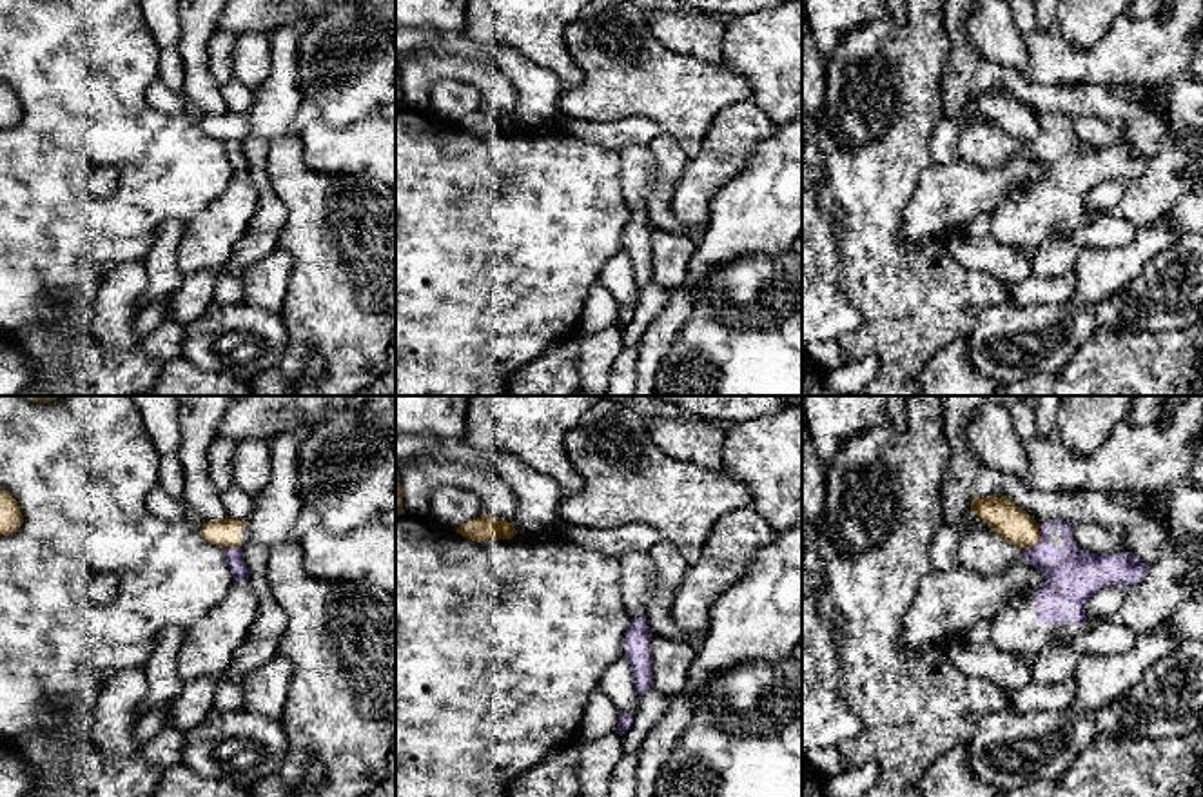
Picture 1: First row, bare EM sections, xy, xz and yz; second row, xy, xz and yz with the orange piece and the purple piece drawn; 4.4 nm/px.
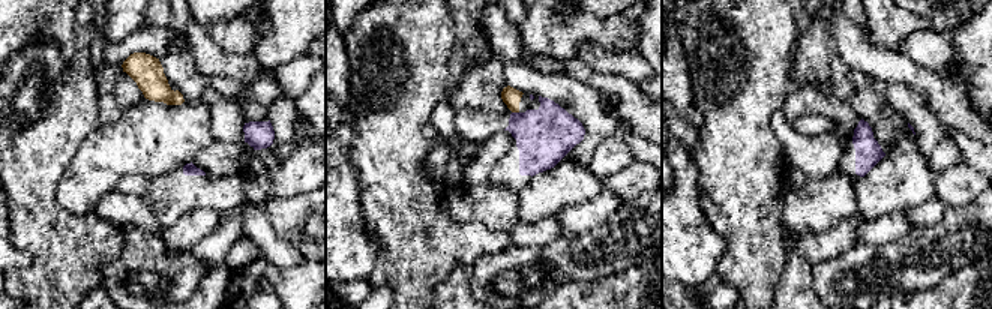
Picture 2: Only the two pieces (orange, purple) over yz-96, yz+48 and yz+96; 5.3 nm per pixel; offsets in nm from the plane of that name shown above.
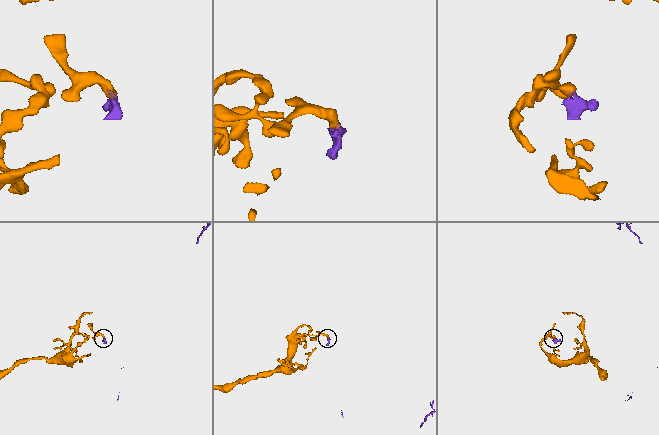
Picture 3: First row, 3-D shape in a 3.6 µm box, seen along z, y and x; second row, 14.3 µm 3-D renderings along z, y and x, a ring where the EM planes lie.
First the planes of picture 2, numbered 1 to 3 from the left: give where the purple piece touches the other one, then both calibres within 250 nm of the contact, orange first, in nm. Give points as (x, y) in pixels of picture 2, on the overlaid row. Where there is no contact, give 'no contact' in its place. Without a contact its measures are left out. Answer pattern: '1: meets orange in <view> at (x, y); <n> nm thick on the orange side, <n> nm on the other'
1: no contact
2: meets orange in yz+48 at (515, 111); 100 nm thick on the orange side, 300 nm on the other
3: no contact

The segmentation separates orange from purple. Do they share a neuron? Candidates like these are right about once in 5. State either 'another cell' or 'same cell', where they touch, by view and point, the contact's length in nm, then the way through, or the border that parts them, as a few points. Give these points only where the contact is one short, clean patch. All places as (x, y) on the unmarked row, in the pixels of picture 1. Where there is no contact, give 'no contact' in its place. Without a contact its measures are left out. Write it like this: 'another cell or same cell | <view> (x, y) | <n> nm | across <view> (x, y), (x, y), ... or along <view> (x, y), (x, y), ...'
another cell | yz (1035, 137) | 120 nm | along yz (1042, 126), (1026, 144)

